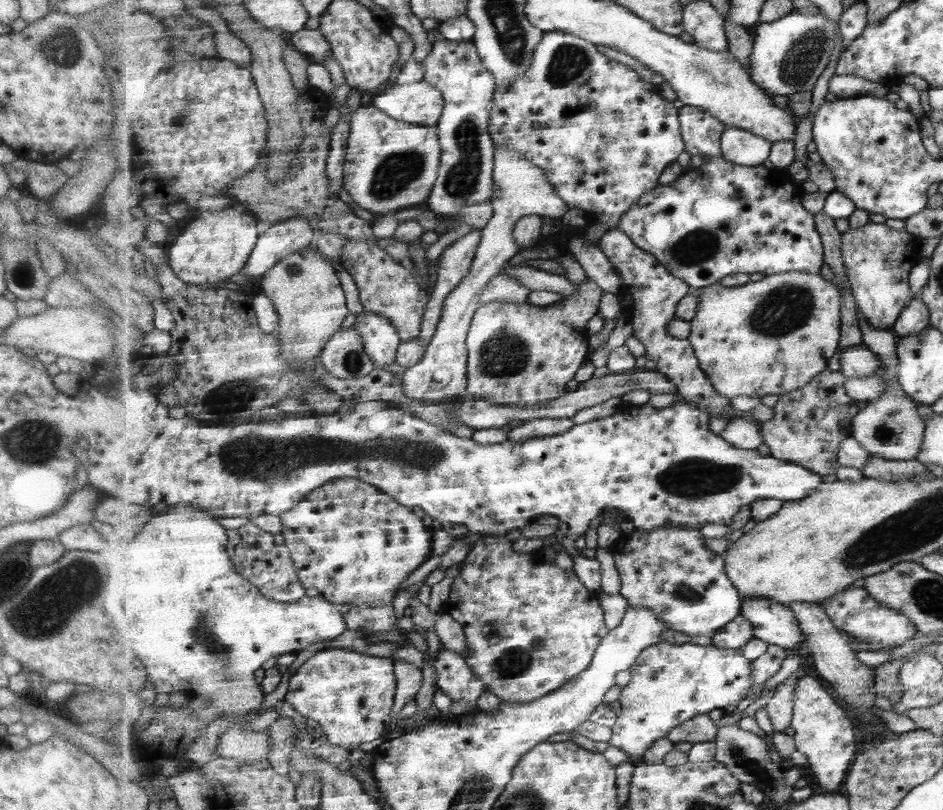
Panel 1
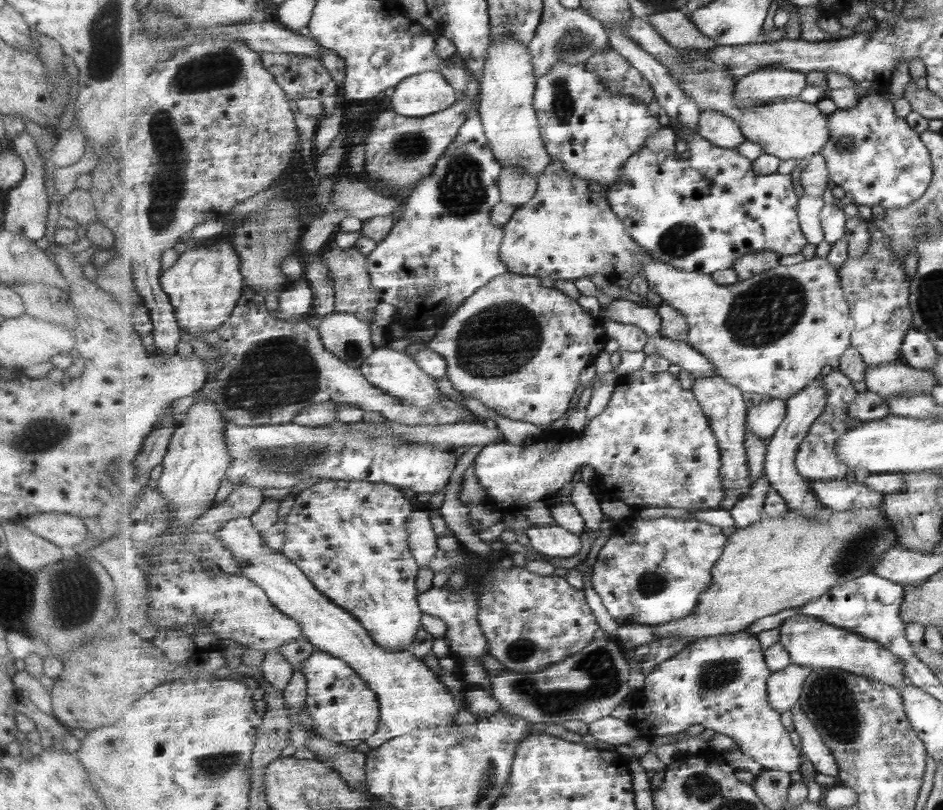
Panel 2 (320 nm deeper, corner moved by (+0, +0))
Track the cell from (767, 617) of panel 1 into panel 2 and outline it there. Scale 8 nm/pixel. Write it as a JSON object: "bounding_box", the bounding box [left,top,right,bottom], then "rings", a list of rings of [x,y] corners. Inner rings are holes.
{"bounding_box":[780,613,908,690],"rings":[[[801,613],[787,618],[780,629],[780,642],[789,651],[793,664],[812,669],[837,668],[899,690],[908,684],[904,662],[880,642]]]}

